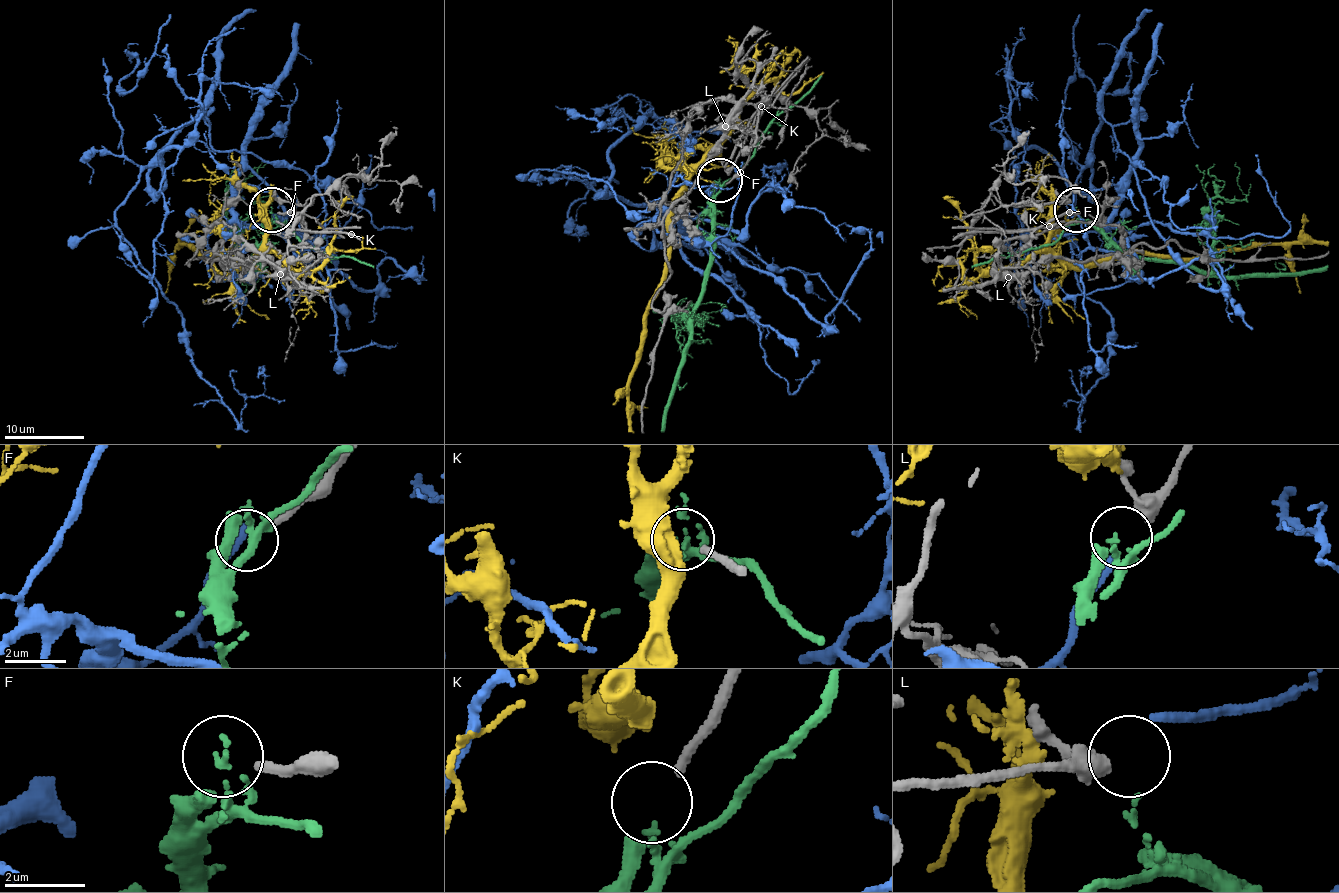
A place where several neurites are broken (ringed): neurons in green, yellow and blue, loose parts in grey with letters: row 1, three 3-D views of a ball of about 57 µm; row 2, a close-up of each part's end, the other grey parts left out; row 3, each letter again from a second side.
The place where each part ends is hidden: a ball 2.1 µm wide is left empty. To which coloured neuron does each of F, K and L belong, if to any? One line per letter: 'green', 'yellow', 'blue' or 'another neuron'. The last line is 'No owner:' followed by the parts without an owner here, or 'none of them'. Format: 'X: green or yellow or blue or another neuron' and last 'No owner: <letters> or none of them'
F: another neuron
K: another neuron
L: another neuron
No owner: F, K, L

